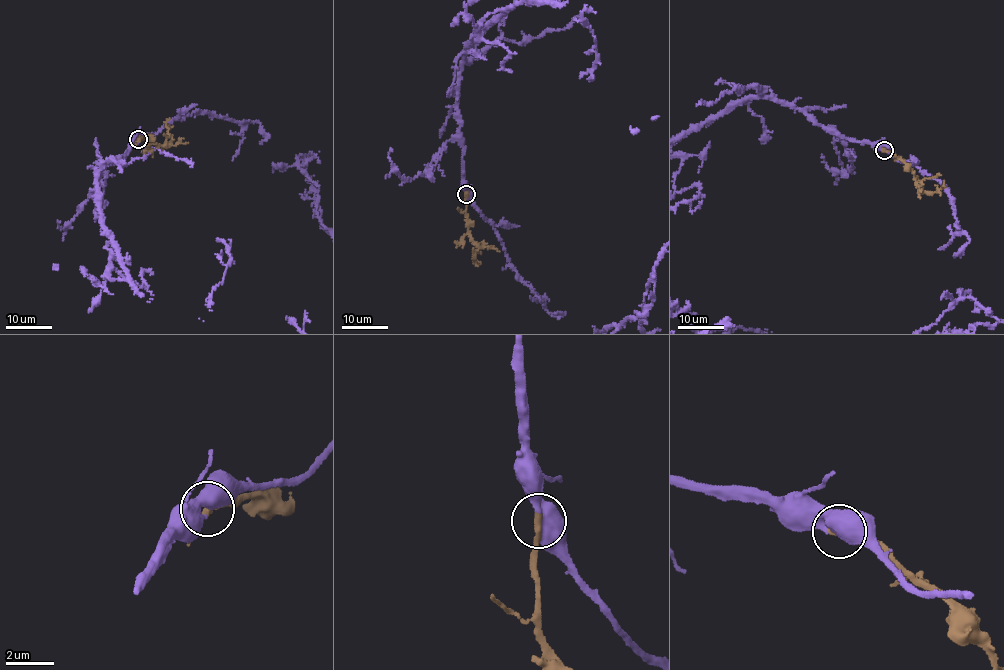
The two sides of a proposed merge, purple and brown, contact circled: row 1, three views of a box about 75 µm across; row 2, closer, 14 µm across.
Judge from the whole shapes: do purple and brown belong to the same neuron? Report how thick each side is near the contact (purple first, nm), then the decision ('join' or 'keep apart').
500 nm thick on the purple side, 300 nm on the other; join

